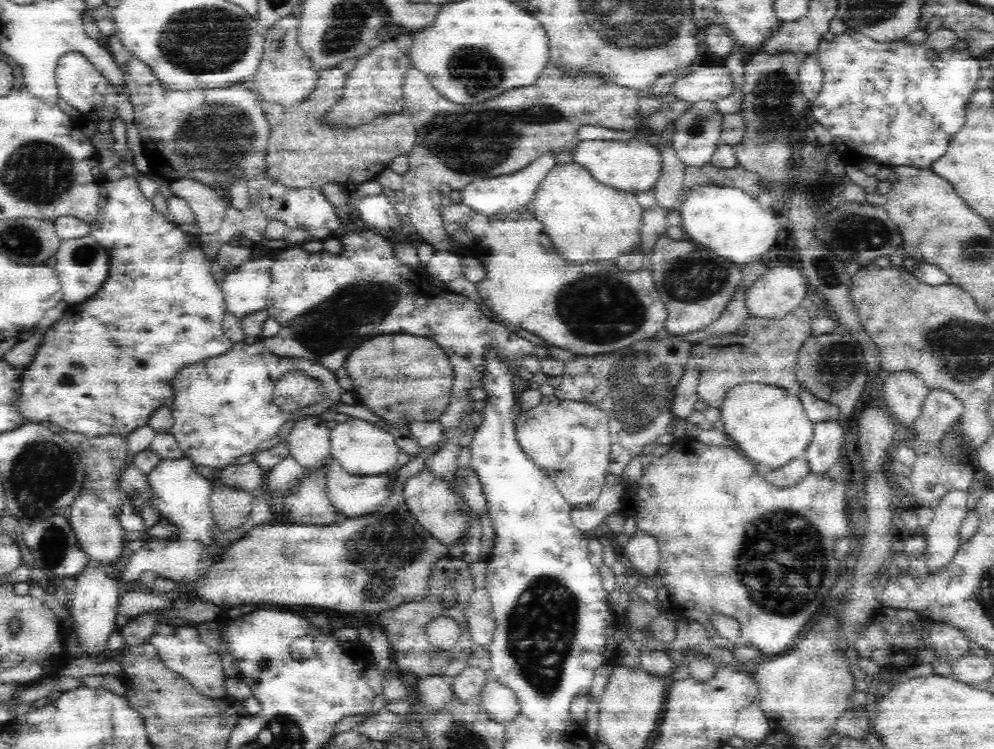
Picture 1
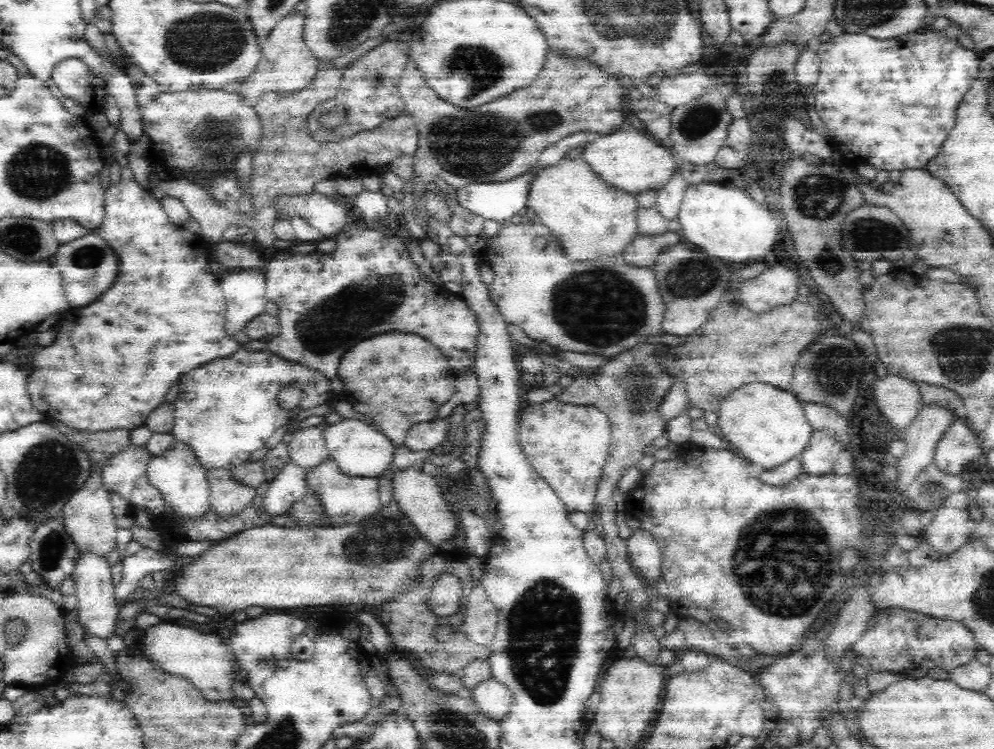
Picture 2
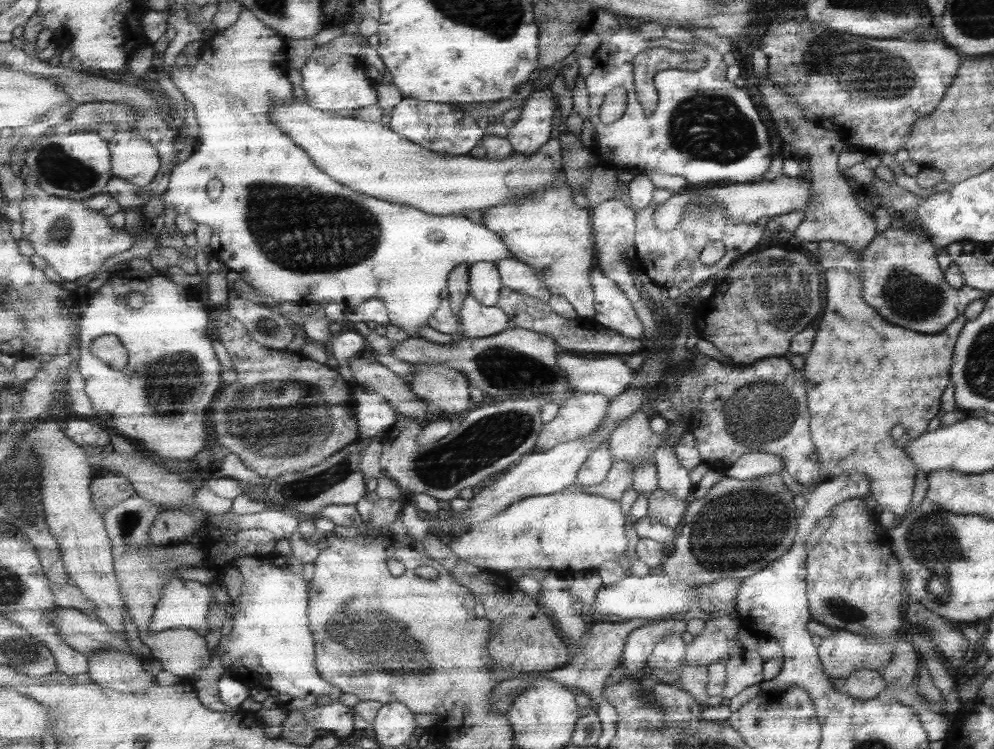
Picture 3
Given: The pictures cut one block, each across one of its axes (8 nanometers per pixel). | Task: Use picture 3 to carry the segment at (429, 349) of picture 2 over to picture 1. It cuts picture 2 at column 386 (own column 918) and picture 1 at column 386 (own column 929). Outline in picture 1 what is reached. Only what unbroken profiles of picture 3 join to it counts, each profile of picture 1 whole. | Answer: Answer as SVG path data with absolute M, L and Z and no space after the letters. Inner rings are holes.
M388 334L372 338L350 352L344 366L354 378L354 394L388 422L436 422L450 406L456 376L454 366L442 346L428 336ZM406 418L412 420L406 422Z

